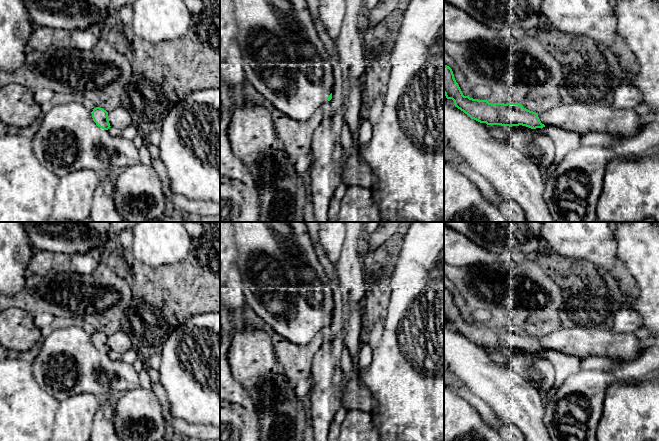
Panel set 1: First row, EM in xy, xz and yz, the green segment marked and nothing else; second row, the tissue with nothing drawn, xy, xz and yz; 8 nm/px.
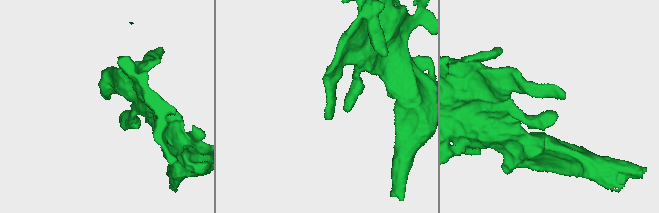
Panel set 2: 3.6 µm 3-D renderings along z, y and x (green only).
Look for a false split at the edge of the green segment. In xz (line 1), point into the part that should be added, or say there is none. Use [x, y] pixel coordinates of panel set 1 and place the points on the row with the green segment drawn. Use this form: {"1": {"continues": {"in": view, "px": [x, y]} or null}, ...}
{"1": {"continues": null}}

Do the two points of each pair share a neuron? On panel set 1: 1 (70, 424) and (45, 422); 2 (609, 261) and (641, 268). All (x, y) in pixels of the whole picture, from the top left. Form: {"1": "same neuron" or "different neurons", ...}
{"1": "different neurons", "2": "different neurons"}

